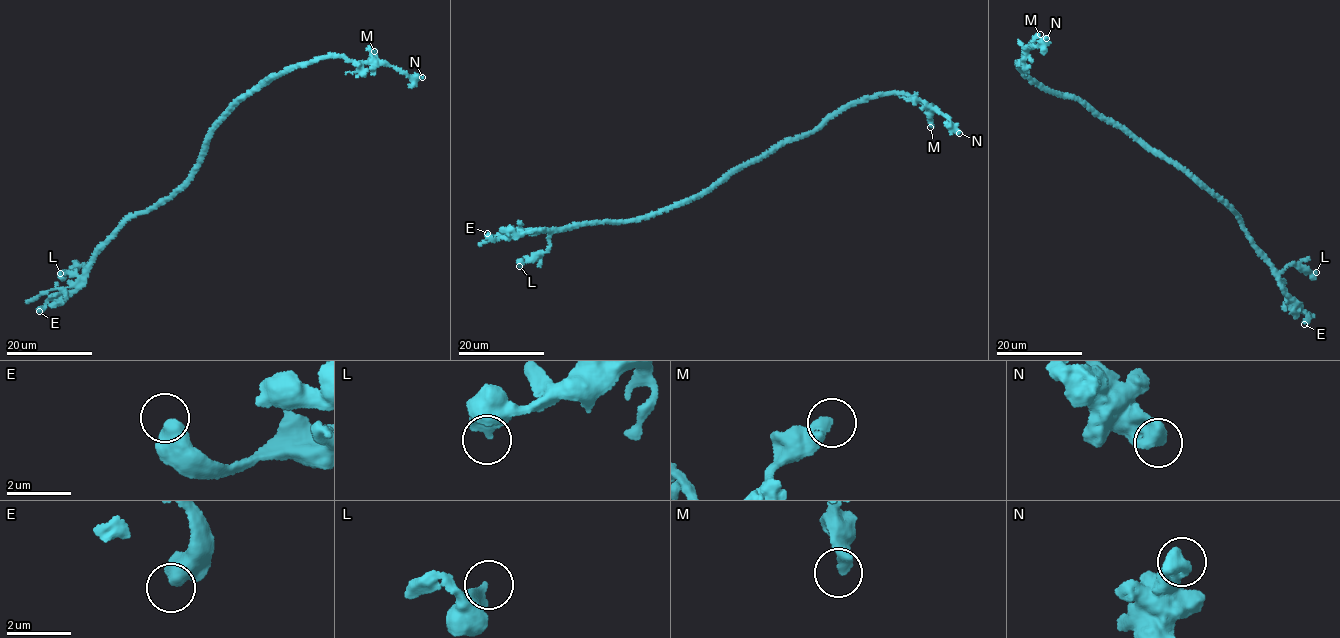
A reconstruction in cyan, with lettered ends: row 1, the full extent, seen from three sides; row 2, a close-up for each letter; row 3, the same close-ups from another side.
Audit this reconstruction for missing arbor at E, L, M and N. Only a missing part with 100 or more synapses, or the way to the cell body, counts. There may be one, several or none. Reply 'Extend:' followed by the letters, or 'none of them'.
Extend: none of them

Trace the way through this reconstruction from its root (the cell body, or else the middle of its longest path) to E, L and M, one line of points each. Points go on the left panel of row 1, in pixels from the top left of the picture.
E: (210, 138), (182, 187), (153, 208), (127, 215), (98, 247), (81, 276), (49, 297), (39, 311)
L: (210, 138), (182, 187), (153, 208), (127, 215), (98, 246), (87, 269), (83, 265), (60, 273)
M: (210, 138), (220, 121), (240, 100), (289, 69), (334, 56), (366, 63), (373, 59), (374, 51)

